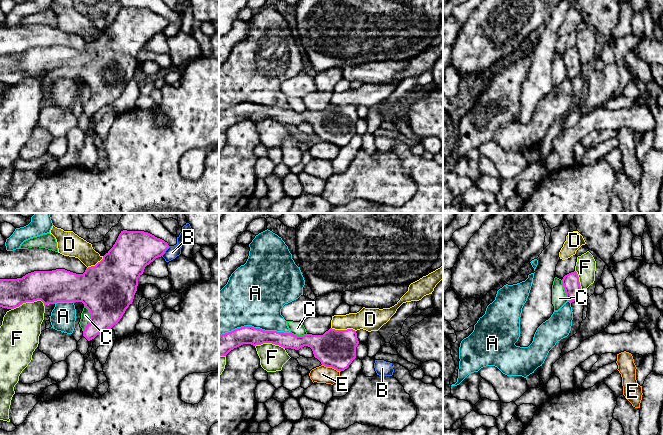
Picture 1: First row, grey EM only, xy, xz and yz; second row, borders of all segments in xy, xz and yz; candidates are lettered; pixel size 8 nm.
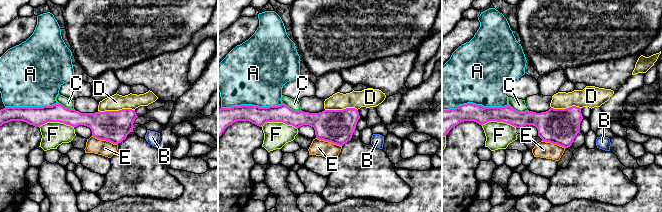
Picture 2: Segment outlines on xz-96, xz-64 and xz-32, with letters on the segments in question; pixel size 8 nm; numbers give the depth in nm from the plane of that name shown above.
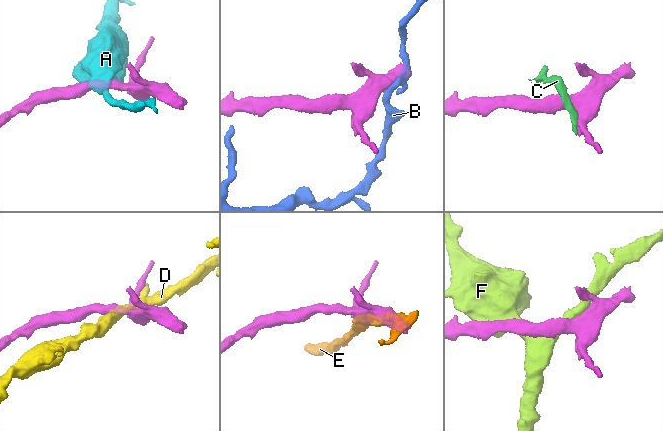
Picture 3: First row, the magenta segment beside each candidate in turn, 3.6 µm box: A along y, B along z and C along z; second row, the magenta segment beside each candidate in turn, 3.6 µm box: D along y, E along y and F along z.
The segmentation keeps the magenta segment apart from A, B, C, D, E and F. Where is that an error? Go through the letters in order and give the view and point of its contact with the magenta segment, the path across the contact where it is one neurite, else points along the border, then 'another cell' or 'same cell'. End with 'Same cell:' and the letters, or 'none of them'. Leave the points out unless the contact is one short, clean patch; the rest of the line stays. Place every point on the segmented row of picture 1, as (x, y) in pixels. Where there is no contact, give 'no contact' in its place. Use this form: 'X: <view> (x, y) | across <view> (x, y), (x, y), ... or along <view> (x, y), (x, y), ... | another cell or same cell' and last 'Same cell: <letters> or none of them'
A: xz (254, 328) | another cell
B: xy (165, 250) | along xy (169, 246), (161, 255) | another cell
C: xy (90, 318) | another cell
D: xz (343, 330) | another cell
E: xz (331, 366) | another cell
F: xy (27, 301) | another cell
Same cell: none of them

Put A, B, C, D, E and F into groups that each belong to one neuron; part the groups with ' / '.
A / B / C / D / E / F

